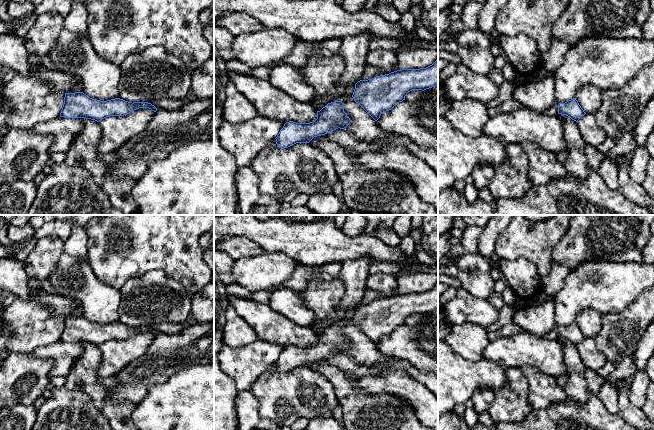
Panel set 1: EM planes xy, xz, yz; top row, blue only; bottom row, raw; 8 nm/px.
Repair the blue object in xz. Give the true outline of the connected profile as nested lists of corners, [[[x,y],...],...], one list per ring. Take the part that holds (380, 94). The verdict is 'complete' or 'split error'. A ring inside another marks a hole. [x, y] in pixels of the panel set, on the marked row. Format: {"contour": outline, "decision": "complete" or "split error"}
{"contour": [[[438,59],[420,69],[402,69],[389,74],[360,80],[355,84],[353,99],[375,121],[383,112],[405,100],[412,90],[426,90],[438,85]]], "decision": "complete"}

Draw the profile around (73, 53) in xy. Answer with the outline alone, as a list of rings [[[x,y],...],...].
[[[63,28],[49,53],[56,70],[80,77],[82,92],[92,99],[118,98],[120,66],[100,57],[88,37]]]

